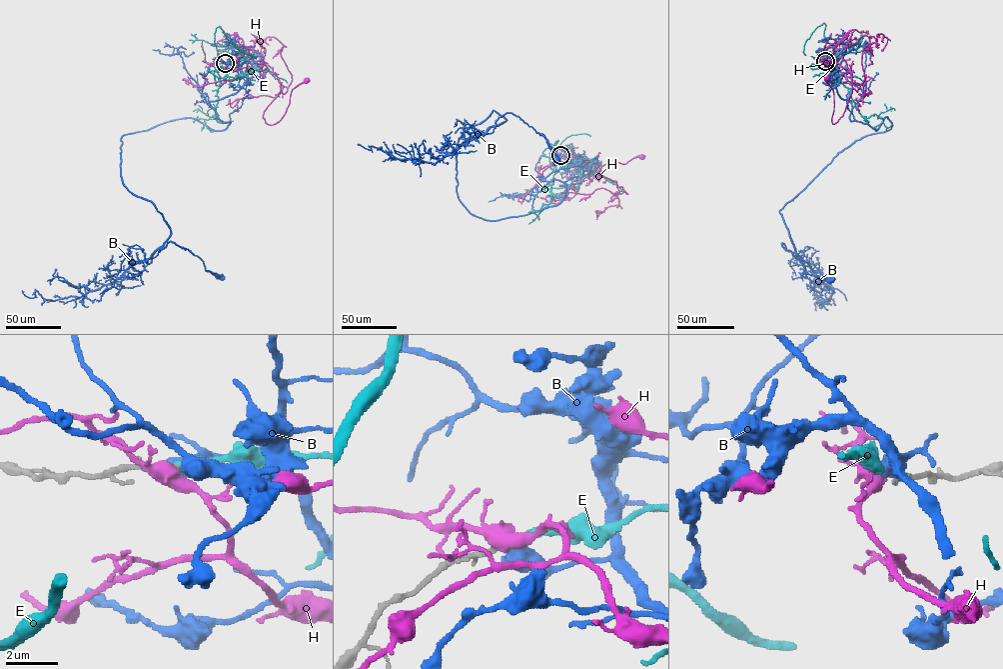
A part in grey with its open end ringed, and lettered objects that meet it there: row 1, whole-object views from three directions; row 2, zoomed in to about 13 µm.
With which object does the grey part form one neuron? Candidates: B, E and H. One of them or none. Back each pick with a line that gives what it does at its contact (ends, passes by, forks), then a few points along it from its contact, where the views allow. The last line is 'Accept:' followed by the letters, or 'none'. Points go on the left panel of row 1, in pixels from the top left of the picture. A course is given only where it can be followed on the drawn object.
E: it ends there; it runs (224, 63), (246, 61), (231, 69), (221, 82), (215, 68), (214, 34), (219, 26), (240, 51), (255, 58)
Accept: E

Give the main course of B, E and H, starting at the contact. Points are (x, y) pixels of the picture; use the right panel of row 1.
B: (825, 61), (851, 121), (891, 122), (838, 152), (779, 211), (803, 260), (782, 245), (830, 280)
E: (825, 61), (830, 56), (836, 61), (840, 81), (833, 47), (823, 35), (824, 23), (806, 40), (805, 55)
H: (825, 61), (829, 70), (836, 63), (846, 67), (851, 80), (843, 114), (833, 124), (833, 93), (827, 79)

